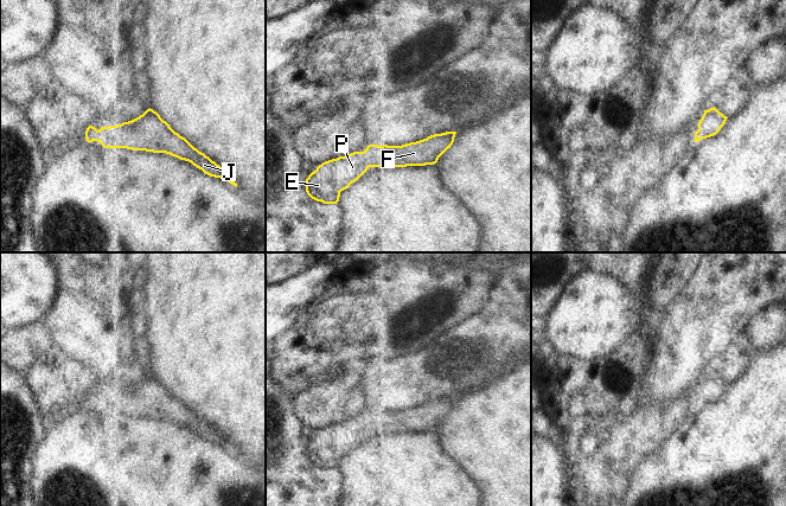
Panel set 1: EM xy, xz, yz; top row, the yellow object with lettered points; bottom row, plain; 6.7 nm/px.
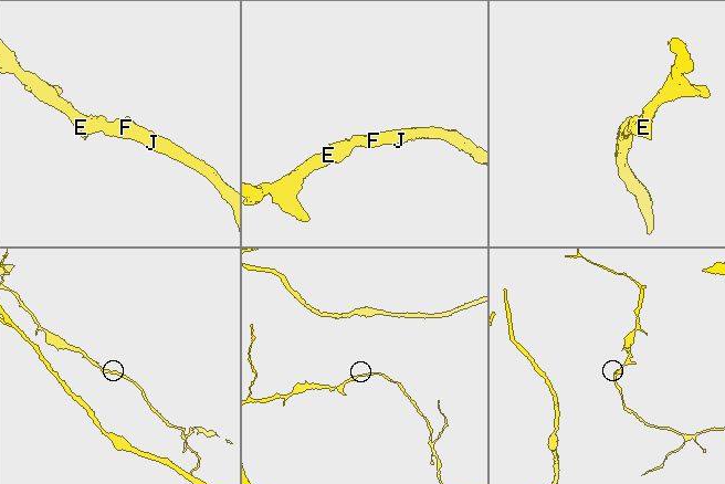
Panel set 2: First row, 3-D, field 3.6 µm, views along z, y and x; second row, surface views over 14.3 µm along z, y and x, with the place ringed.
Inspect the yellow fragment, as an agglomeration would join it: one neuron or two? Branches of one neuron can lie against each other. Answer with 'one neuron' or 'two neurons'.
one neuron

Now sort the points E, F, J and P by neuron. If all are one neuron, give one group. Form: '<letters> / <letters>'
E F J P

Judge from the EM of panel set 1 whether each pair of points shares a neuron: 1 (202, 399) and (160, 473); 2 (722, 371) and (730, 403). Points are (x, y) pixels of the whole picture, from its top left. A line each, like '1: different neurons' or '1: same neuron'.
1: different neurons
2: different neurons

